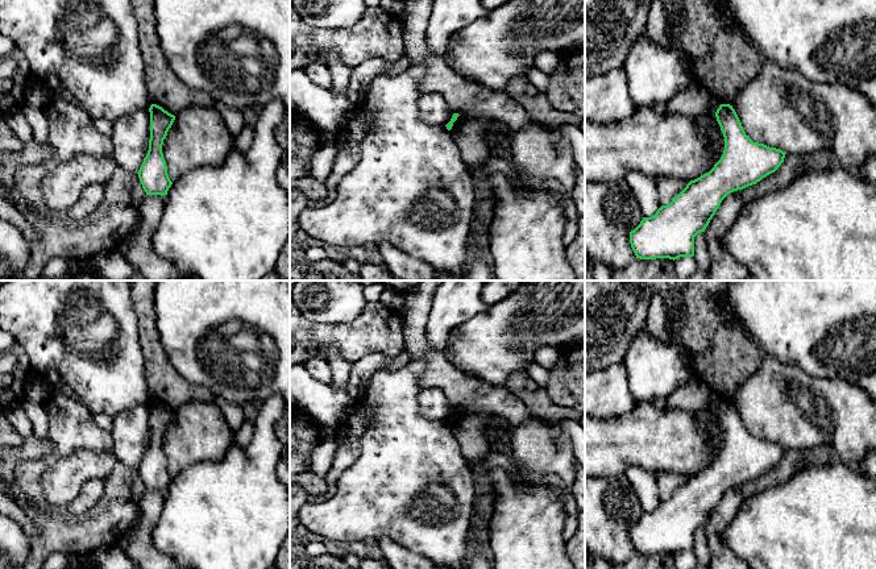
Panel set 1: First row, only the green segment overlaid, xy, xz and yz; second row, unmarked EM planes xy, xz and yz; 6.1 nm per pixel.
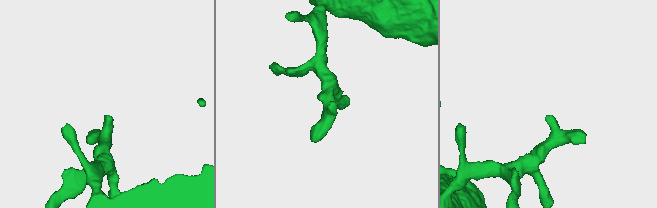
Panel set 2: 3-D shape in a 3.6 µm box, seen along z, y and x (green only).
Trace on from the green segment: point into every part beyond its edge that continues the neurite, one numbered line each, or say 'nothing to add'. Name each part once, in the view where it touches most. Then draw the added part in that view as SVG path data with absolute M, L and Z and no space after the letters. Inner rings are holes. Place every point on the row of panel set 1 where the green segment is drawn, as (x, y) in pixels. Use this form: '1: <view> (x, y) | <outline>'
nothing to add

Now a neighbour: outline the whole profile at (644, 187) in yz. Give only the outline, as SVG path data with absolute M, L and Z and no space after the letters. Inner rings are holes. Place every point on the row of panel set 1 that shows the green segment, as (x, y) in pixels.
M631 170L624 178L639 203L643 217L653 216L661 207L656 178L639 170Z

